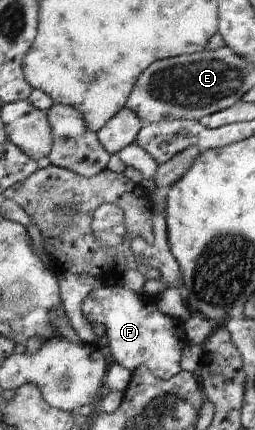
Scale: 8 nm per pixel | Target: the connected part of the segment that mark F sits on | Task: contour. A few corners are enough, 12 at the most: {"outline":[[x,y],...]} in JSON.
{"outline":[[113,282],[81,310],[102,323],[116,362],[182,371],[184,322]]}

